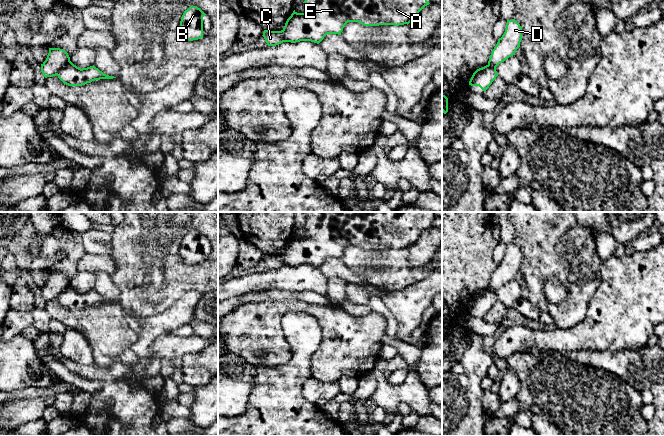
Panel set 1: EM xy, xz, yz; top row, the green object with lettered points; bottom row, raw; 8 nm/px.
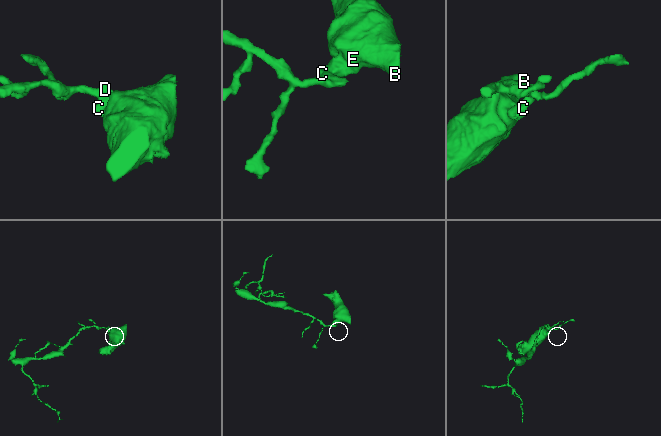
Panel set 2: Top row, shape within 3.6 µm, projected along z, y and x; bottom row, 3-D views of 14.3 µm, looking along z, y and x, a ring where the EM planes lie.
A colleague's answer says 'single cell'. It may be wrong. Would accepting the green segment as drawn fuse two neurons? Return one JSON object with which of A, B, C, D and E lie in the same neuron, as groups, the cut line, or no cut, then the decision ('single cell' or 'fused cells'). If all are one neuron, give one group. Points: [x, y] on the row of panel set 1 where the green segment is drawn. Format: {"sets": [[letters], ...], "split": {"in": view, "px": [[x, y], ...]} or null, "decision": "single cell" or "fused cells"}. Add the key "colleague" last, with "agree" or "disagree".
{"sets": [["A", "B", "E"], ["C", "D"]], "split": {"in": "xy", "px": [[69, 60], [56, 74]]}, "decision": "fused cells", "colleague": "disagree"}

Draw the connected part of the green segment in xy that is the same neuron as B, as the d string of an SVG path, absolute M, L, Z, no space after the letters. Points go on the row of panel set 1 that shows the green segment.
M190 6L184 11L179 31L186 40L193 41L203 38L203 17L206 14L197 6Z

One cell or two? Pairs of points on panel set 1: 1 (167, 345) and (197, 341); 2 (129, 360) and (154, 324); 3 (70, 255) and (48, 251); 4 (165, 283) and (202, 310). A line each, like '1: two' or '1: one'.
1: one
2: two
3: one
4: two

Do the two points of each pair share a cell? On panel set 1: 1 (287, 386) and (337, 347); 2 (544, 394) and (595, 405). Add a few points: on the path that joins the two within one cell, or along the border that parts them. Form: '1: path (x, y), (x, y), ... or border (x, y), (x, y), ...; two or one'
1: border (318, 347), (310, 359), (310, 376); two
2: path (557, 394), (570, 394), (582, 401); one

